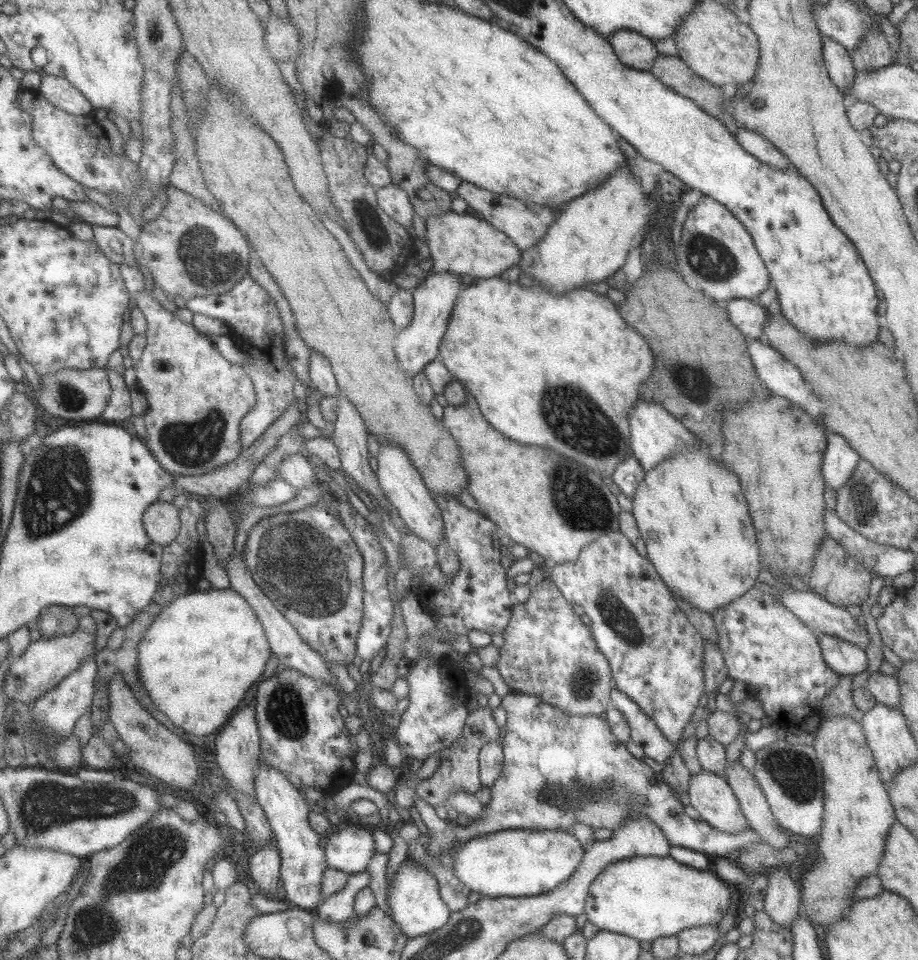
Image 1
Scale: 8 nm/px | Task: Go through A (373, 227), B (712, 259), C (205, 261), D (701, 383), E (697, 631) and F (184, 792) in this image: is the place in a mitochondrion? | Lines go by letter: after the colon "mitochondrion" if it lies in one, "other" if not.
A: mitochondrion
B: mitochondrion
C: mitochondrion
D: other
E: other
F: other

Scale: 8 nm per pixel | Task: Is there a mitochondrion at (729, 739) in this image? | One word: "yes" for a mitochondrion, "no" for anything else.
no

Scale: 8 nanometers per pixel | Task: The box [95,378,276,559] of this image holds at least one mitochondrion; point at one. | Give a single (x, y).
(188, 445)

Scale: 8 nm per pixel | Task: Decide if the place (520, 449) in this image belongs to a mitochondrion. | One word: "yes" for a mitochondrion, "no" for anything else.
no

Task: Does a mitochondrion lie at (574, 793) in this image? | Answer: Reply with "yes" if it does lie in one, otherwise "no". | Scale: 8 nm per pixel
yes

